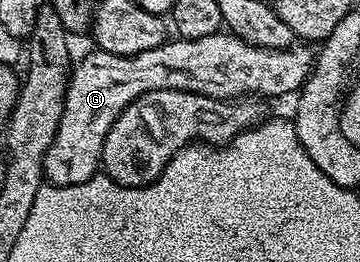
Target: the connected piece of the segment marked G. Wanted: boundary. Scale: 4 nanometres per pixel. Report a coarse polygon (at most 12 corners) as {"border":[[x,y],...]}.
{"border":[[233,32],[75,61],[47,183],[101,171],[106,134],[154,90],[299,93],[314,52]]}

